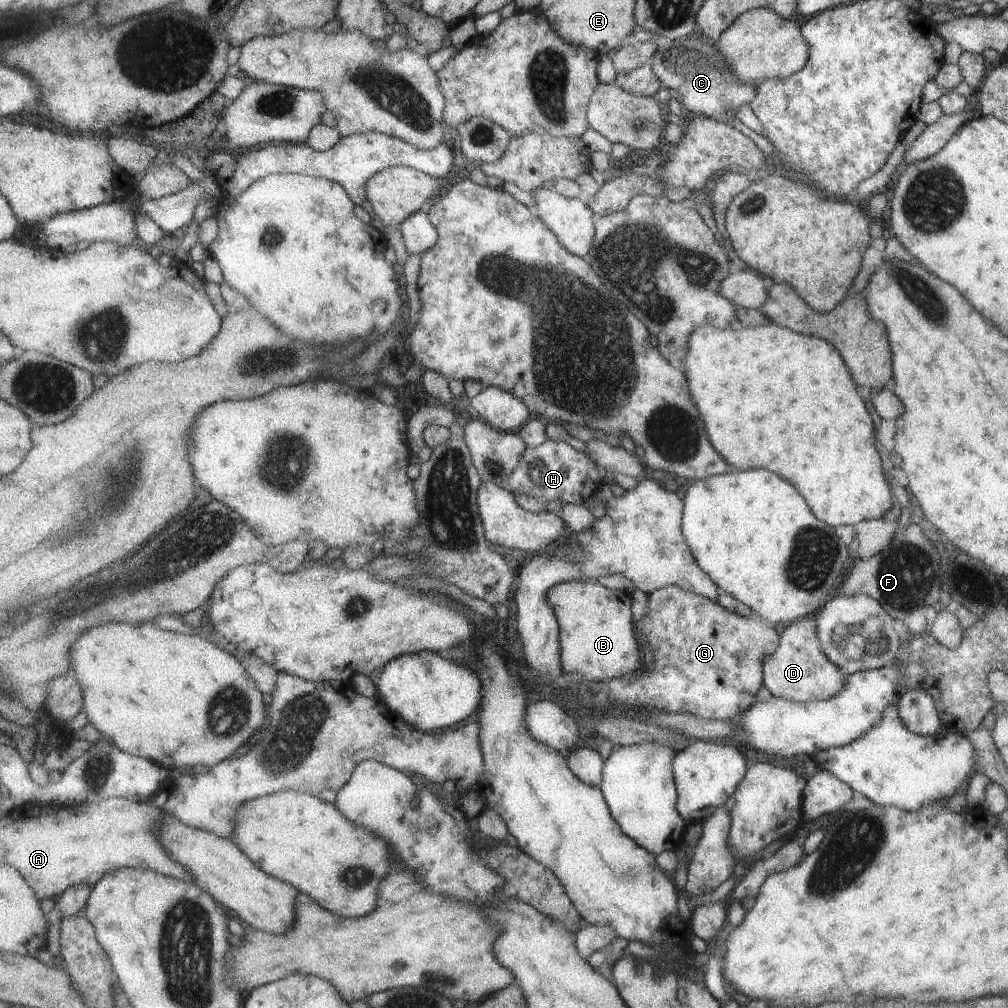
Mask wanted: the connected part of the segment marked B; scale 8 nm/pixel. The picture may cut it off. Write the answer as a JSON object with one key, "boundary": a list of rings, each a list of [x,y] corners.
{"boundary":[[[579,579],[569,582],[562,582],[561,584],[555,585],[548,594],[548,602],[554,608],[558,623],[560,626],[560,643],[562,646],[562,665],[564,666],[564,672],[566,673],[579,673],[582,674],[587,680],[593,680],[593,682],[601,683],[607,679],[613,677],[627,677],[640,670],[643,662],[642,647],[637,643],[635,638],[635,632],[633,630],[633,622],[631,622],[631,608],[625,606],[625,602],[613,592],[613,589],[599,584],[596,580],[588,579],[588,581],[582,582]]]}

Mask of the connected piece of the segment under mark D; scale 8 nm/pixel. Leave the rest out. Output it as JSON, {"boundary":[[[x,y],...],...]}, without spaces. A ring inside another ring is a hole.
{"boundary":[[[814,618],[797,619],[787,624],[778,636],[777,648],[762,662],[762,685],[771,697],[802,703],[835,696],[843,684],[838,668],[819,650]]]}

